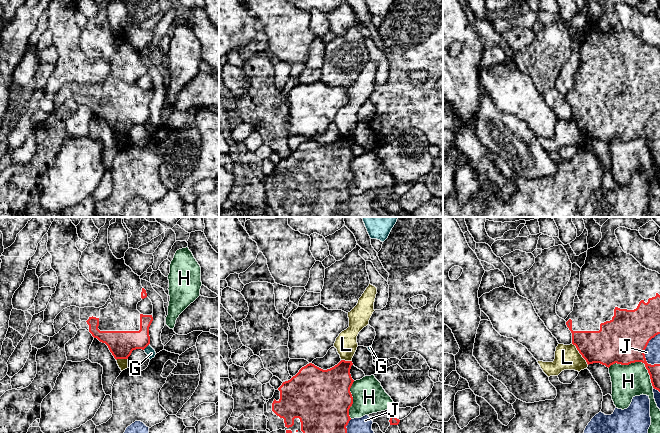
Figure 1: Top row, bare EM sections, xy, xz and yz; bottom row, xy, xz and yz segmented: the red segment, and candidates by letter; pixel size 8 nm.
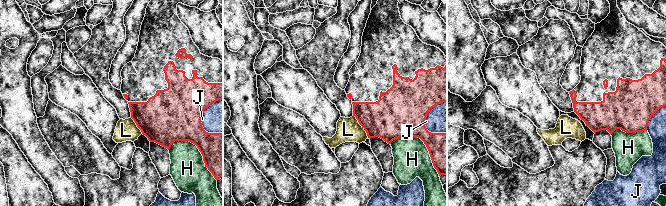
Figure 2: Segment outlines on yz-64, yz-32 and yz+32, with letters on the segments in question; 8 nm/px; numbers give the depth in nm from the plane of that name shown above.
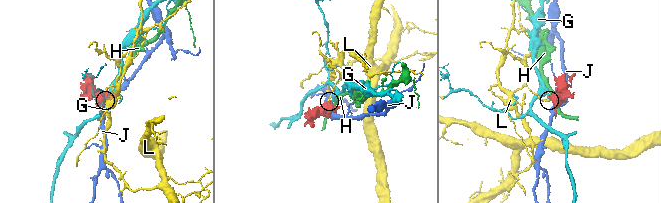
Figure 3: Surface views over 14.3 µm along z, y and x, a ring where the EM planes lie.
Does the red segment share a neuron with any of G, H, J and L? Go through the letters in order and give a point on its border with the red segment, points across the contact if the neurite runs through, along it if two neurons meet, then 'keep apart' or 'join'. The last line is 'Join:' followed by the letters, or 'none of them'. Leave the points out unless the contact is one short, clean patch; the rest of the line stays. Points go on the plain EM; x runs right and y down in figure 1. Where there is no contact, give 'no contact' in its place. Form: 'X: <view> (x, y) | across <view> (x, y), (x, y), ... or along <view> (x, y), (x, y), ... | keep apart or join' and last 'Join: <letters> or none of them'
G: xy (146, 122) | along xy (149, 119), (143, 125) | keep apart
H: yz (638, 137) | keep apart
J: yz (645, 124) | keep apart
L: yz (580, 129) | along yz (572, 119), (588, 140) | keep apart
Join: none of them

